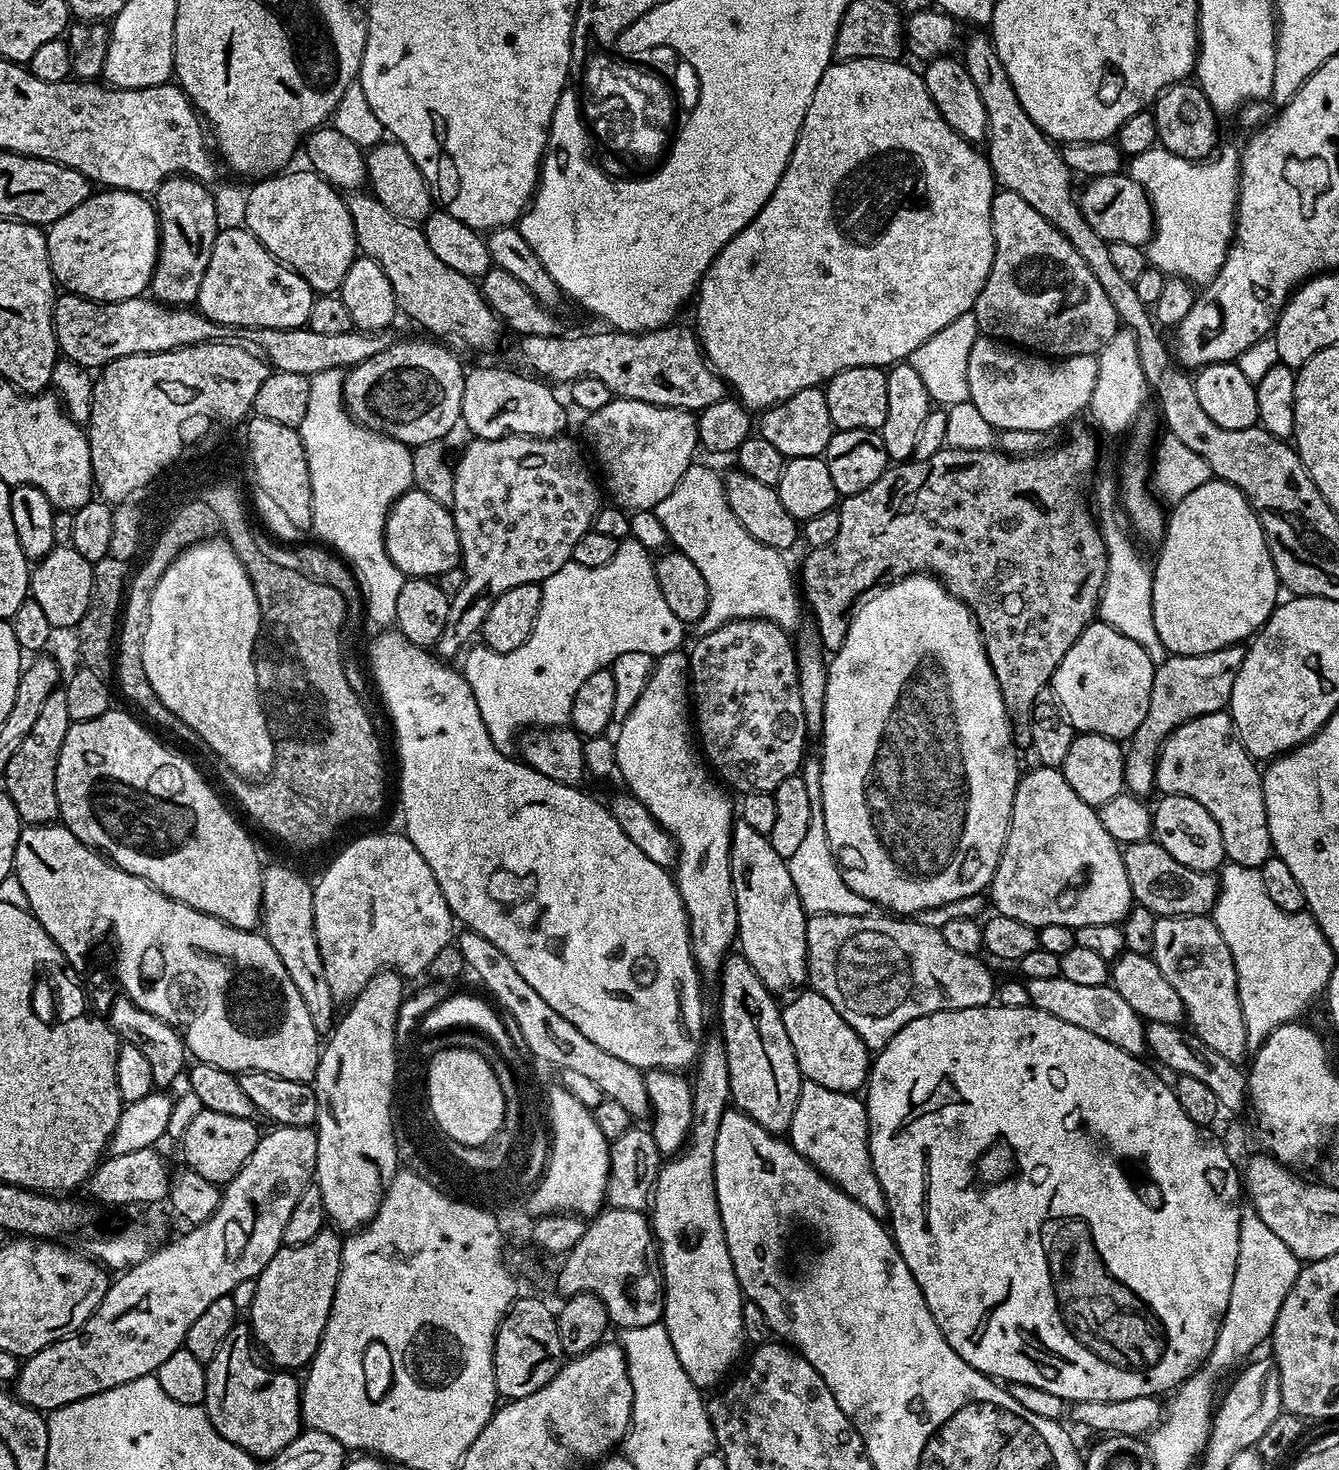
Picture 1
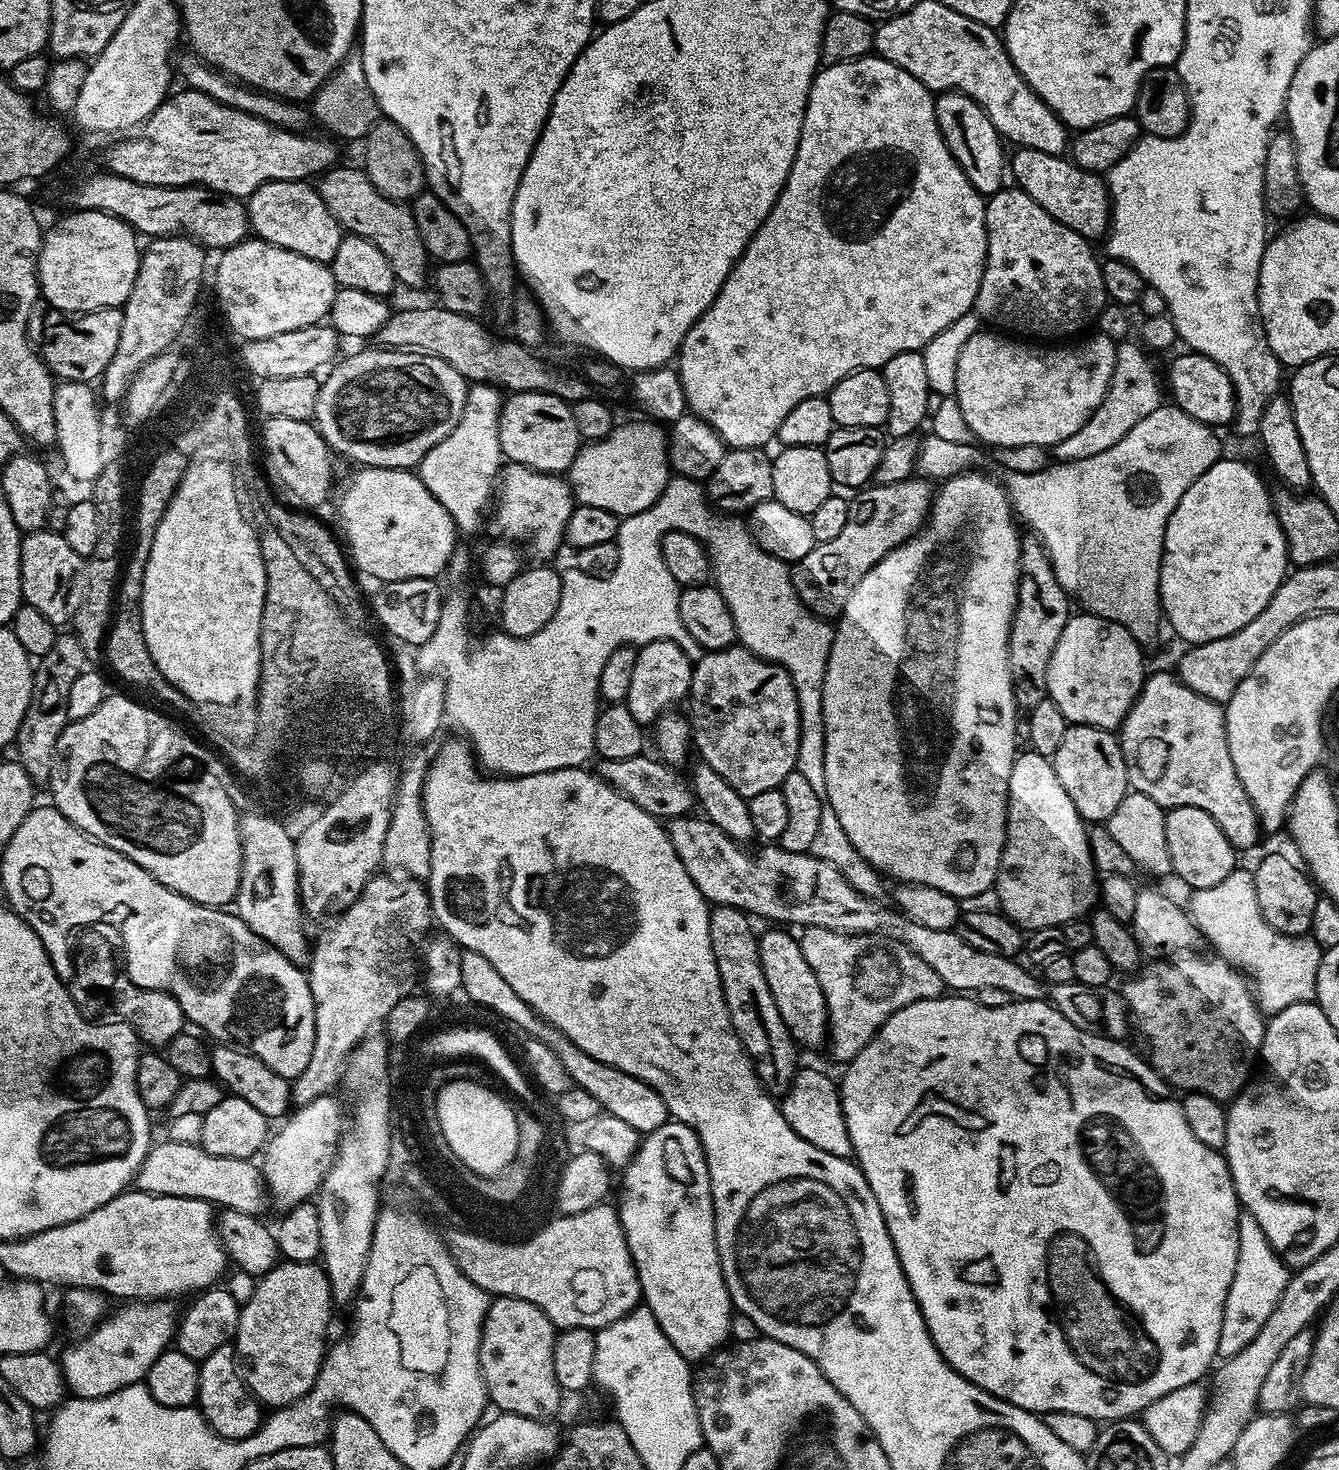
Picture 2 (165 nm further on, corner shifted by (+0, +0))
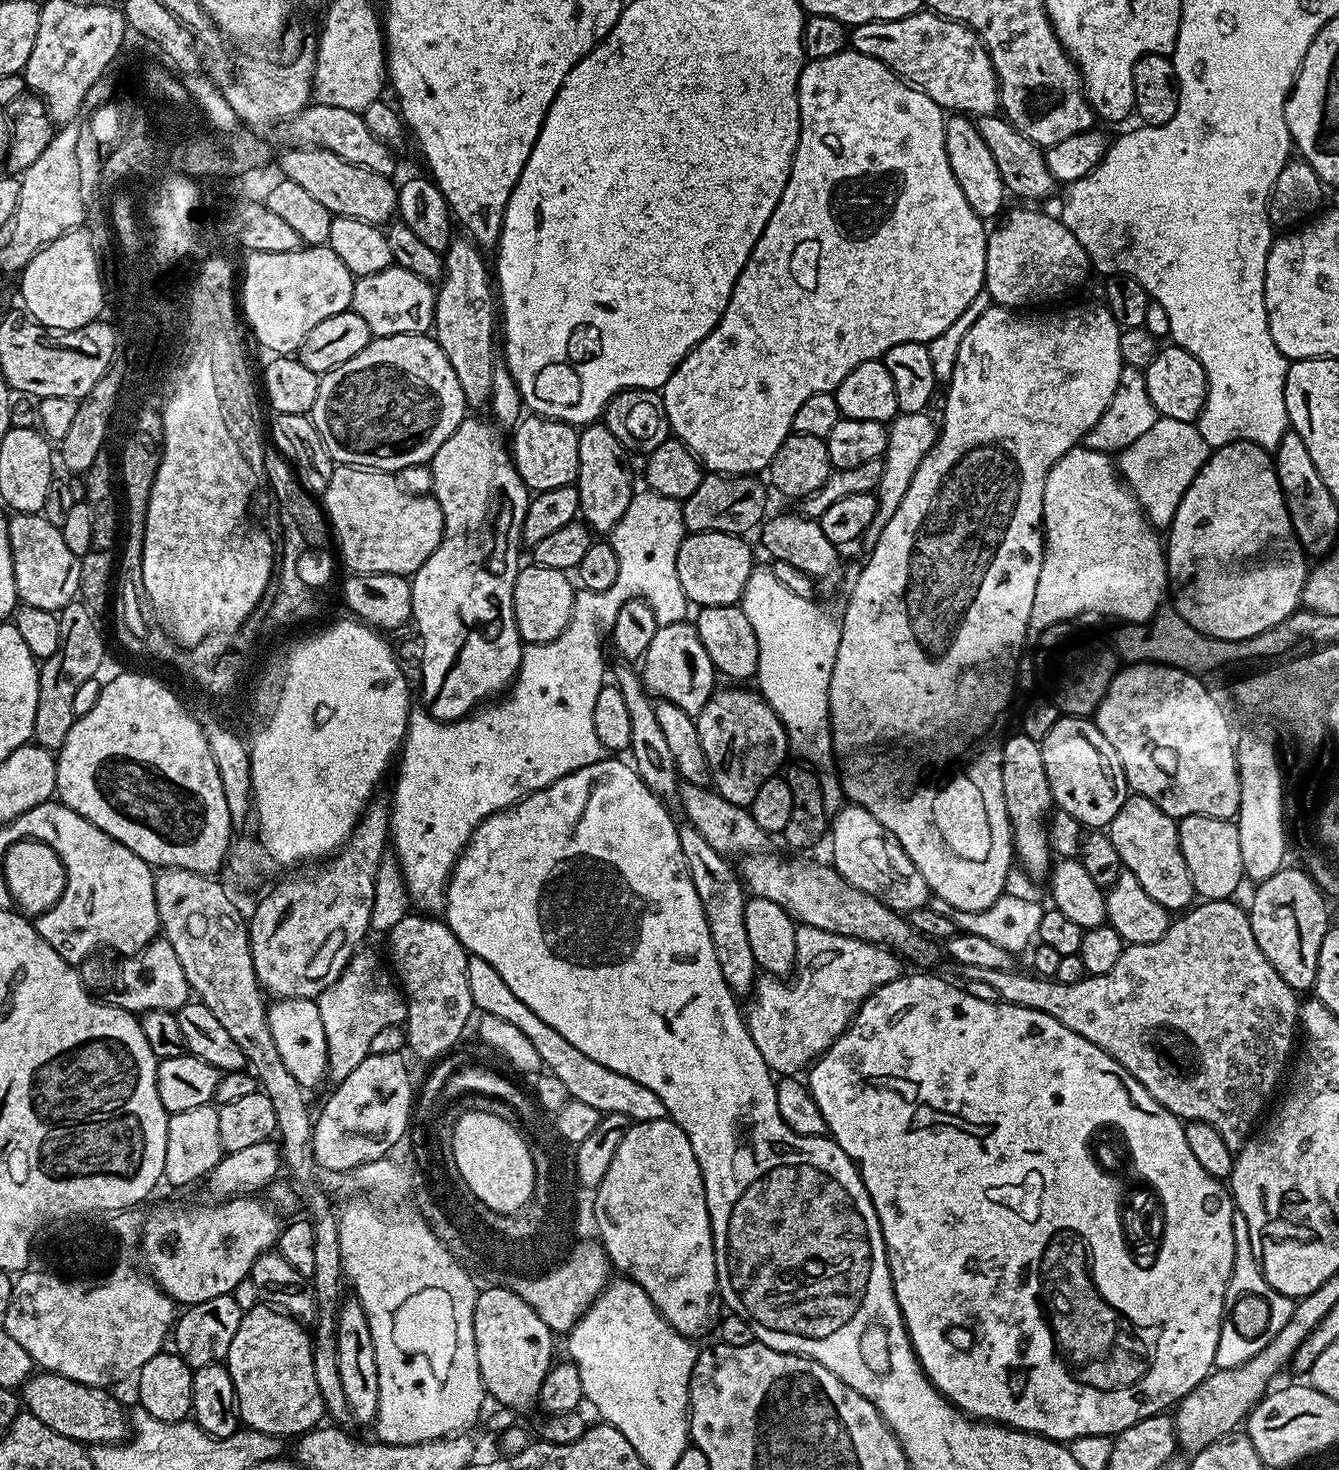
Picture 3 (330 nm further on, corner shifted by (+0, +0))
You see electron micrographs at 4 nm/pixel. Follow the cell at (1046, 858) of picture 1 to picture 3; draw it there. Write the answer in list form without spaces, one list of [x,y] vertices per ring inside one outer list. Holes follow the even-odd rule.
[[[1015,734],[1002,744],[1002,794],[1006,798],[1008,820],[1012,824],[1012,846],[1015,859],[1032,876],[1047,877],[1054,856],[1048,846],[1046,813],[1053,807],[1046,766],[1042,766],[1040,744],[1034,738]]]

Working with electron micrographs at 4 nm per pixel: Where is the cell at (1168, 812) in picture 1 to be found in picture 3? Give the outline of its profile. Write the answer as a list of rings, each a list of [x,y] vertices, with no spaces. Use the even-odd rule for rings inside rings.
[[[1181,816],[1178,820],[1178,842],[1182,850],[1182,858],[1186,860],[1186,870],[1192,879],[1192,890],[1197,897],[1204,900],[1227,900],[1235,897],[1237,894],[1236,887],[1239,886],[1240,880],[1245,879],[1244,867],[1242,866],[1242,846],[1238,846],[1238,830],[1232,820],[1219,820],[1218,818],[1210,818],[1209,816]]]

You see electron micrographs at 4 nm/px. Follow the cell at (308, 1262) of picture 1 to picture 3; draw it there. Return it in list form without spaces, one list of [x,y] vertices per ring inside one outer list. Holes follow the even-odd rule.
[[[261,1302],[245,1312],[242,1326],[234,1334],[234,1342],[230,1342],[230,1350],[226,1367],[234,1382],[236,1395],[236,1411],[240,1413],[240,1423],[244,1428],[253,1428],[262,1434],[270,1434],[281,1438],[299,1438],[312,1431],[325,1419],[324,1399],[318,1390],[318,1378],[314,1378],[314,1358],[312,1357],[313,1337],[301,1321],[277,1308],[268,1307]]]

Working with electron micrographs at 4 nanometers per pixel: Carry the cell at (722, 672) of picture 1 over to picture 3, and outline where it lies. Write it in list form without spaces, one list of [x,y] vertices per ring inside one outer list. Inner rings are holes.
[[[744,686],[728,687],[732,688],[713,691],[694,719],[698,738],[702,738],[711,787],[726,802],[748,806],[754,794],[758,794],[758,786],[777,775],[781,771],[780,763],[789,759],[788,739],[778,714],[774,714],[759,691],[747,692]]]

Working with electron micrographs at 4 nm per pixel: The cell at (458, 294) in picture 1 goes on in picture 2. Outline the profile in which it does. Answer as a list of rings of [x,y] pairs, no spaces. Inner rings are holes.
[[[340,167],[329,168],[318,180],[318,191],[322,202],[326,202],[326,210],[334,214],[334,218],[345,233],[366,238],[366,242],[374,242],[374,246],[378,246],[378,250],[386,254],[390,270],[394,270],[397,281],[403,287],[404,284],[408,288],[420,288],[423,284],[425,287],[430,276],[430,257],[424,249],[422,234],[418,234],[418,226],[412,217],[411,207],[407,203],[383,196],[369,182],[363,167]]]

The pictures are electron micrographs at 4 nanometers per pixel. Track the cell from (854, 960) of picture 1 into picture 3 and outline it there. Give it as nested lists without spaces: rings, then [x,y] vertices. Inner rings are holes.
[[[800,924],[796,930],[795,975],[788,979],[761,975],[750,993],[752,1001],[748,1008],[746,1004],[746,1023],[750,1038],[754,1038],[754,1046],[758,1046],[758,1051],[762,1054],[762,1062],[766,1062],[770,1071],[780,1078],[792,1078],[803,1073],[850,1027],[856,1019],[860,1003],[871,992],[877,992],[882,986],[886,986],[886,982],[894,982],[902,974],[900,960],[896,956],[899,955],[895,951],[878,944],[869,944],[867,940],[855,940],[853,936],[834,934]]]

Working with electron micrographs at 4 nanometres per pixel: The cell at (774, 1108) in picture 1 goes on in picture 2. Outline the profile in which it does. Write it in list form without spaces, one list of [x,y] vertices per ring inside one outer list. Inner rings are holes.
[[[729,904],[713,907],[709,911],[708,921],[710,946],[714,950],[730,1022],[738,1034],[740,1044],[752,1057],[760,1085],[768,1091],[769,1096],[783,1097],[791,1088],[792,1080],[798,1071],[798,1063],[796,1064],[798,1045],[793,1040],[786,1022],[782,1022],[778,1006],[774,1006],[770,986],[766,986],[766,974],[762,974],[757,929],[752,929],[753,921],[749,913],[741,912],[739,908],[731,908]]]

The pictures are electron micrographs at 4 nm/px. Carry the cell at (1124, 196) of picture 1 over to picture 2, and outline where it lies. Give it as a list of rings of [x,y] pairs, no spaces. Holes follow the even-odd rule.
[[[1016,148],[1010,156],[1010,176],[1015,187],[1030,194],[1050,218],[1062,222],[1062,226],[1070,226],[1089,242],[1103,237],[1110,228],[1110,197],[1108,185],[1103,175],[1082,170],[1071,159],[1064,156],[1042,154],[1042,150]]]

